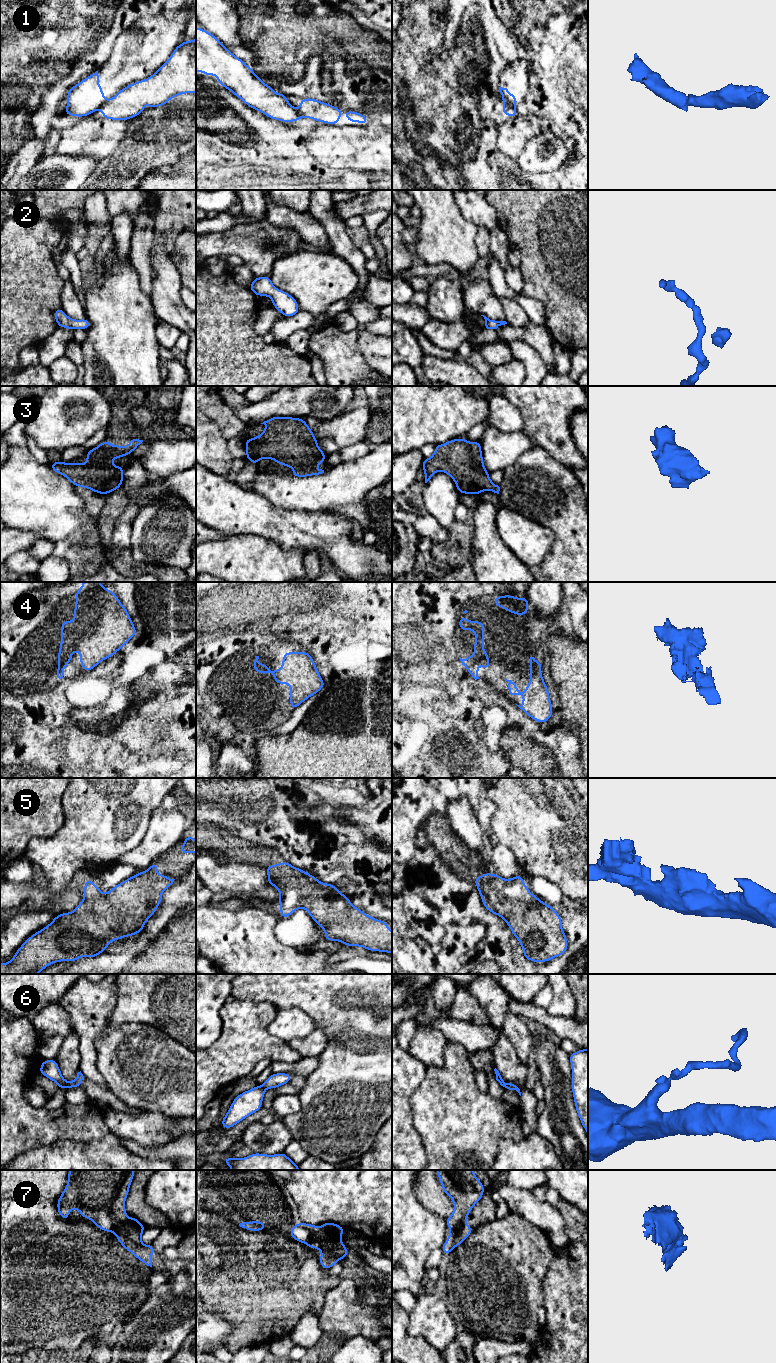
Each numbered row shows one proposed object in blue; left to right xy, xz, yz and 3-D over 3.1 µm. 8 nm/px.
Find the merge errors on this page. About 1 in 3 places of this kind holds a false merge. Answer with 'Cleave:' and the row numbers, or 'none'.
Cleave: 1, 5, 6, 7

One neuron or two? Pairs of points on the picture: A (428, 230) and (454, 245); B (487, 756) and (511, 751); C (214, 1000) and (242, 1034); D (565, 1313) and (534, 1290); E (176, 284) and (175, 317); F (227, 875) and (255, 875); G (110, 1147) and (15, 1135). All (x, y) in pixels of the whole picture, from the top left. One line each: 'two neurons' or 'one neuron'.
A: one neuron
B: one neuron
C: two neurons
D: two neurons
E: one neuron
F: one neuron
G: two neurons

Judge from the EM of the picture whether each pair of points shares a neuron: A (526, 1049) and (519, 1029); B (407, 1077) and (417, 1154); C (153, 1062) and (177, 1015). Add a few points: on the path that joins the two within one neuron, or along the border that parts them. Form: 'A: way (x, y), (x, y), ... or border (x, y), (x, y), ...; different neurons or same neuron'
A: way (523, 1044), (519, 1034); same neuron
B: way (402, 1096), (402, 1135); same neuron
C: border (146, 1024), (157, 1026), (185, 1047); different neurons

